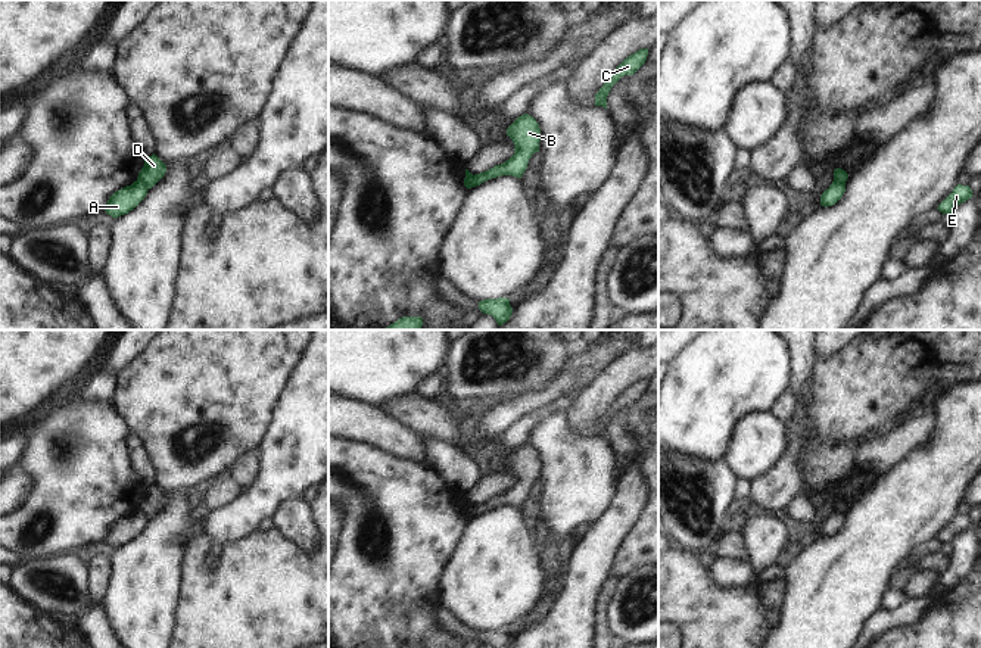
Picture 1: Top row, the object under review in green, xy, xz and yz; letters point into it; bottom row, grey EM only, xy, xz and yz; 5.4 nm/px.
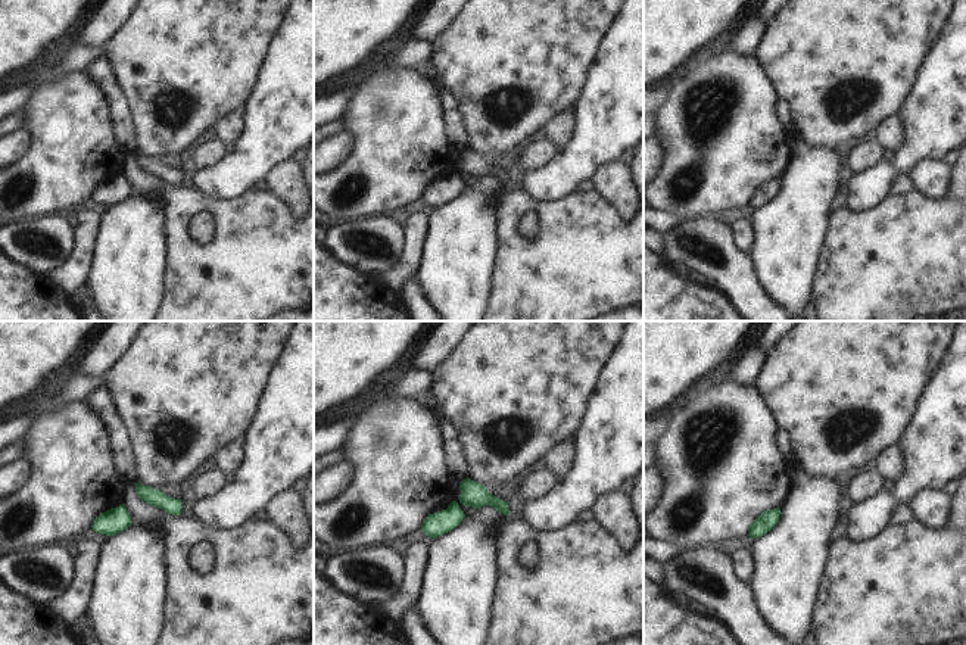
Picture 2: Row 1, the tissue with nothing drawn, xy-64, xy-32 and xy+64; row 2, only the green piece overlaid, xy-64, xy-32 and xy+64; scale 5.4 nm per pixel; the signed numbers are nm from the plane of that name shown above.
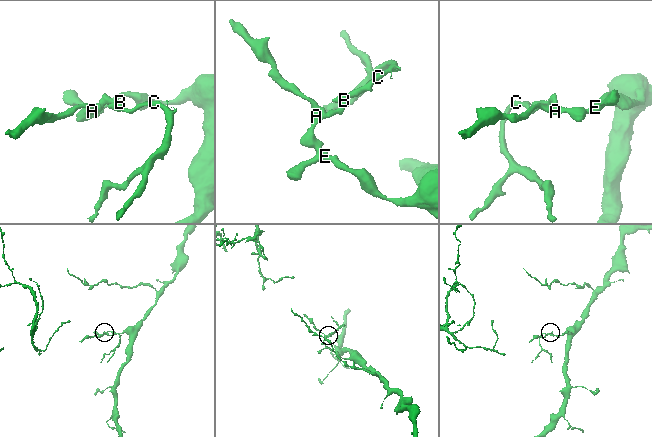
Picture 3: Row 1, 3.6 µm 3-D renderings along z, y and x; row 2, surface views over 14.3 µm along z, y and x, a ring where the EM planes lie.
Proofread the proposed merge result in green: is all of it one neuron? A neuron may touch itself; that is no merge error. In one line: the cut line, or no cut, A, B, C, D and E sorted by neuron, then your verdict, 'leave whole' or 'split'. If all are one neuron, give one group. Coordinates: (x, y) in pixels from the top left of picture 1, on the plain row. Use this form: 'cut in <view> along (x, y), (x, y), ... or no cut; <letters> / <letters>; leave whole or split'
cut in xy along (137, 508), (148, 519); A E / B C D; split

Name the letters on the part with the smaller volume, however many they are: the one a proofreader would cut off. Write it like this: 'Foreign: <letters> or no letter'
Foreign: B, C, D

